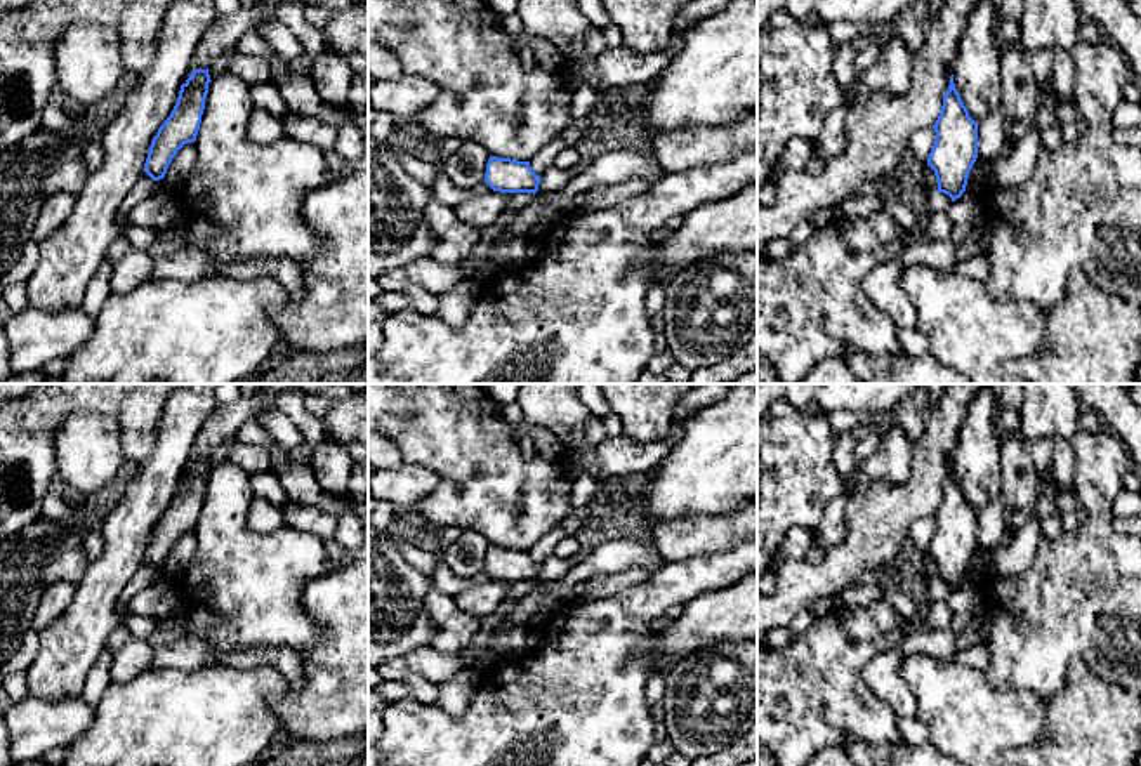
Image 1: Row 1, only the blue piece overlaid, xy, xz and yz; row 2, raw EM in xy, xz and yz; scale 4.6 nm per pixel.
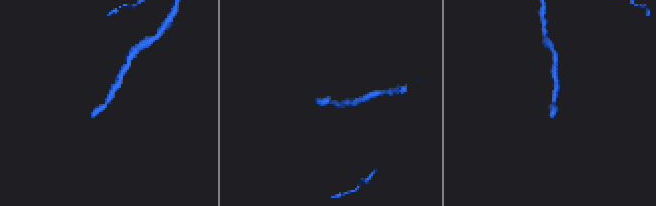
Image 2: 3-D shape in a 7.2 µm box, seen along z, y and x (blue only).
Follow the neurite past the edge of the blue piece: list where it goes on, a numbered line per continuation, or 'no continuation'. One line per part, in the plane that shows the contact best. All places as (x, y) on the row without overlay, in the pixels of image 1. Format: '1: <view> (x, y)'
no continuation

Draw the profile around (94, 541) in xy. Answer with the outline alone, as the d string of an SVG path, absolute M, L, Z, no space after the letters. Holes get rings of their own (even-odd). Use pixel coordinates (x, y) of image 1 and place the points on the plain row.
M90 519L89 530L83 538L83 551L89 563L96 561L104 551L104 535L99 519Z

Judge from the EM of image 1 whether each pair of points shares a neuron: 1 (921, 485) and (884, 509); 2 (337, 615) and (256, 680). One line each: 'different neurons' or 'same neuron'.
1: same neuron
2: different neurons

